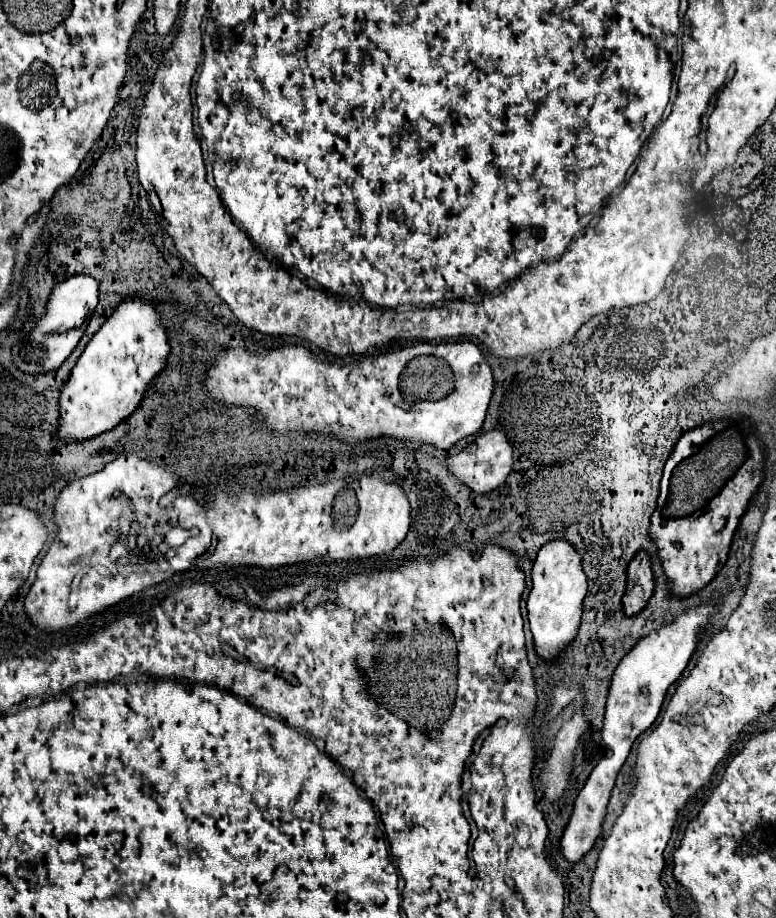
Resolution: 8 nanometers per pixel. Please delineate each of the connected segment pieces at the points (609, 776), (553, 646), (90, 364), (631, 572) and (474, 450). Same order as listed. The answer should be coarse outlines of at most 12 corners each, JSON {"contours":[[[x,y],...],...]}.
{"contours":[[[703,604],[639,640],[615,668],[605,756],[577,794],[561,854],[577,864],[599,838],[615,778],[657,720],[697,634]],[[567,540],[533,564],[527,618],[551,664],[581,624],[587,578]],[[133,298],[85,346],[59,394],[61,442],[123,422],[169,344]],[[645,552],[627,566],[623,612],[635,616],[653,594],[653,572]],[[501,430],[477,436],[445,468],[473,494],[501,486],[513,448]]]}

